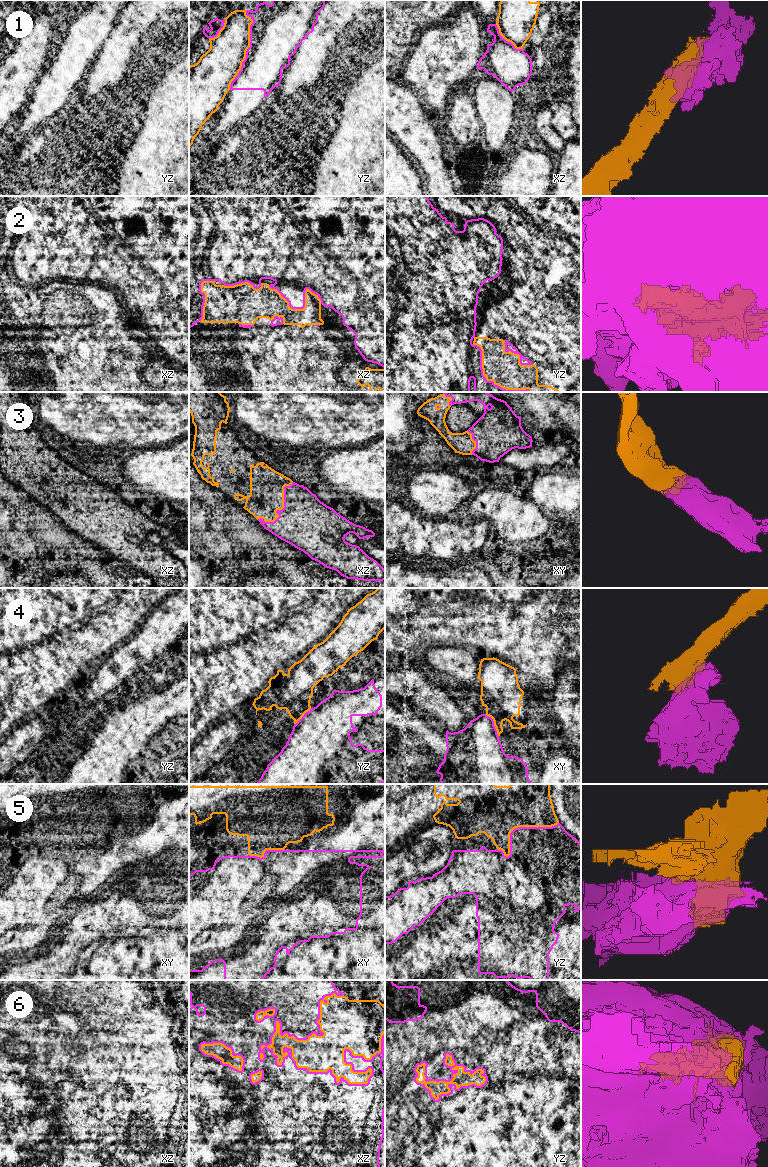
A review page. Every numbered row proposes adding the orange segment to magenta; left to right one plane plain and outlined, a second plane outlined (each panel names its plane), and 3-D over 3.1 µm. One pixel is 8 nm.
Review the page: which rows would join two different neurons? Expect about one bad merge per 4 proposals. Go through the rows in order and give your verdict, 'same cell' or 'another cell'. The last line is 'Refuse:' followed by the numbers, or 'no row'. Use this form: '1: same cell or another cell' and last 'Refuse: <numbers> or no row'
1: another cell
2: another cell
3: same cell
4: another cell
5: another cell
6: same cell
Refuse: 1, 2, 4, 5

